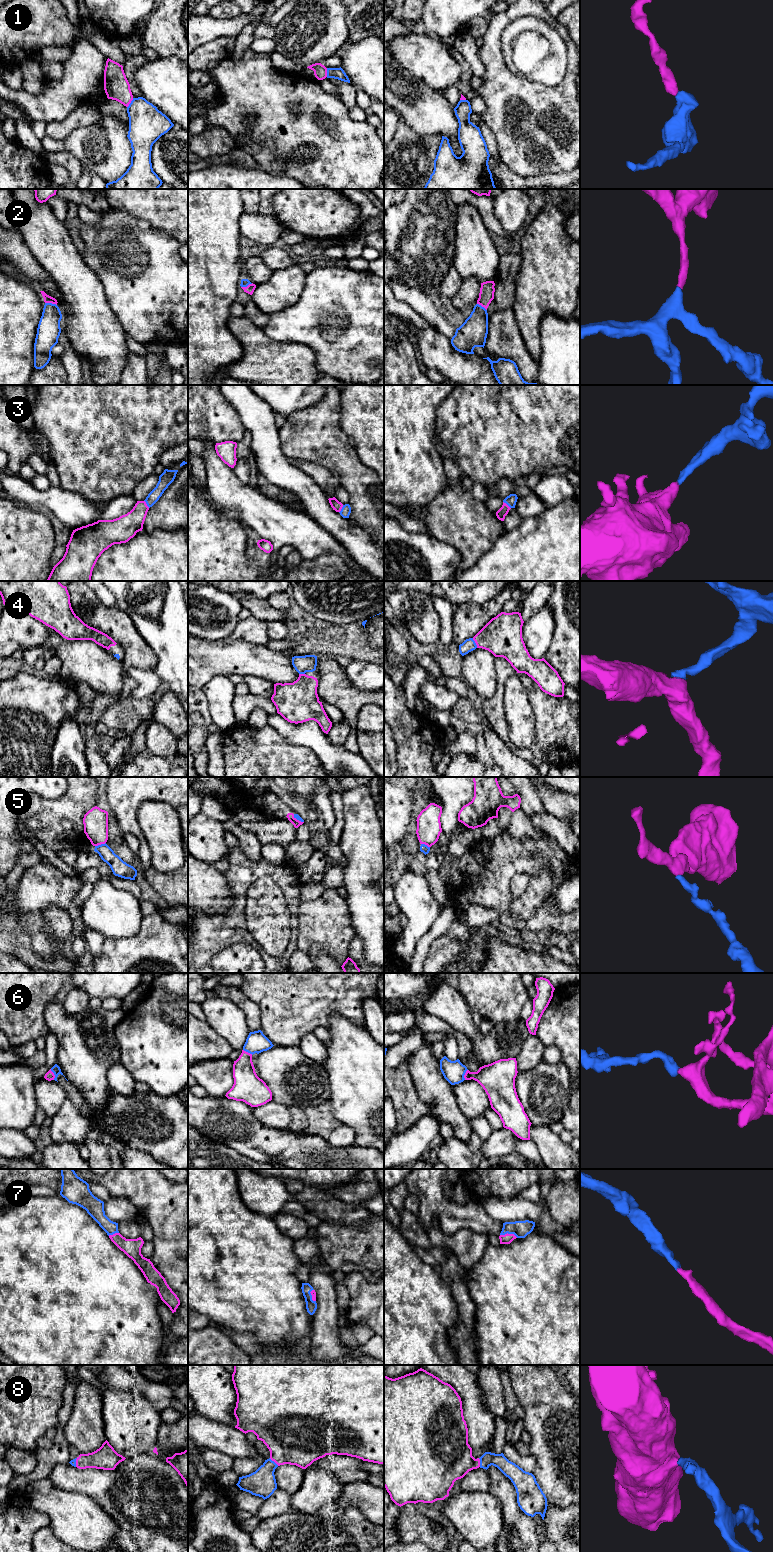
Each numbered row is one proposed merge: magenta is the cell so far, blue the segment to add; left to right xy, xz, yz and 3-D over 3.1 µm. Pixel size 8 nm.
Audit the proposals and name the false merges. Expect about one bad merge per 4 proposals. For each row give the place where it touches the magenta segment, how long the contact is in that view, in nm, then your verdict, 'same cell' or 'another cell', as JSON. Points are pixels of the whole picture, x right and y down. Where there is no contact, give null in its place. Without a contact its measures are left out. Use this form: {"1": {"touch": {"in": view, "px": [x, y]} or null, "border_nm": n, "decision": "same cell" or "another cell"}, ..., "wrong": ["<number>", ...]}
{"1": {"touch": {"in": "xy", "px": [130, 102]}, "border_nm": 90, "decision": "another cell"}, "2": {"touch": {"in": "xy", "px": [51, 302]}, "border_nm": 100, "decision": "same cell"}, "3": {"touch": {"in": "yz", "px": [507, 505]}, "border_nm": 90, "decision": "same cell"}, "4": {"touch": {"in": "yz", "px": [475, 642]}, "border_nm": 90, "decision": "same cell"}, "5": {"touch": {"in": "xy", "px": [100, 844]}, "border_nm": 90, "decision": "another cell"}, "6": {"touch": {"in": "xy", "px": [53, 1074]}, "border_nm": 90, "decision": "same cell"}, "7": {"touch": {"in": "yz", "px": [509, 1234]}, "border_nm": 150, "decision": "same cell"}, "8": {"touch": {"in": "xz", "px": [274, 1461]}, "border_nm": 100, "decision": "same cell"}, "wrong": ["1", "5"]}

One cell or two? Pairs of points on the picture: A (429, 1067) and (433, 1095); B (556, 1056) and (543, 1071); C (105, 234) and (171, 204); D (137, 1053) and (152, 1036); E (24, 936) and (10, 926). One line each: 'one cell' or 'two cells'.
A: one cell
B: two cells
C: two cells
D: one cell
E: two cells

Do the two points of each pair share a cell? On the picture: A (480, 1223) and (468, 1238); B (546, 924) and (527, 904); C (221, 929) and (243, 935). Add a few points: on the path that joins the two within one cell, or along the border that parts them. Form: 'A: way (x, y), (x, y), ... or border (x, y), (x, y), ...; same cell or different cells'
A: border (484, 1233), (459, 1229), (450, 1235); different cells
B: border (550, 894), (526, 919), (517, 918), (511, 912); different cells
C: way (226, 929), (232, 929), (238, 933); same cell

